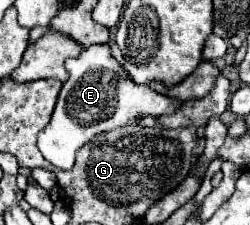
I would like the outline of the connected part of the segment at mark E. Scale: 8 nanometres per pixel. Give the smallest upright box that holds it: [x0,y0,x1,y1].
[37,44,183,170]

